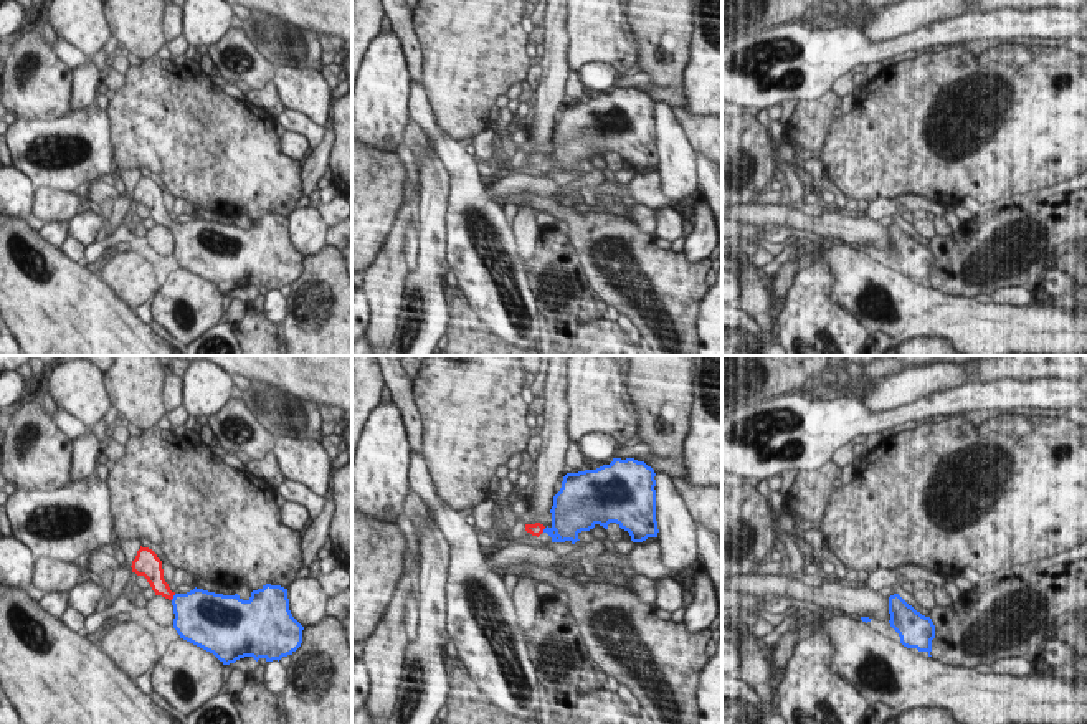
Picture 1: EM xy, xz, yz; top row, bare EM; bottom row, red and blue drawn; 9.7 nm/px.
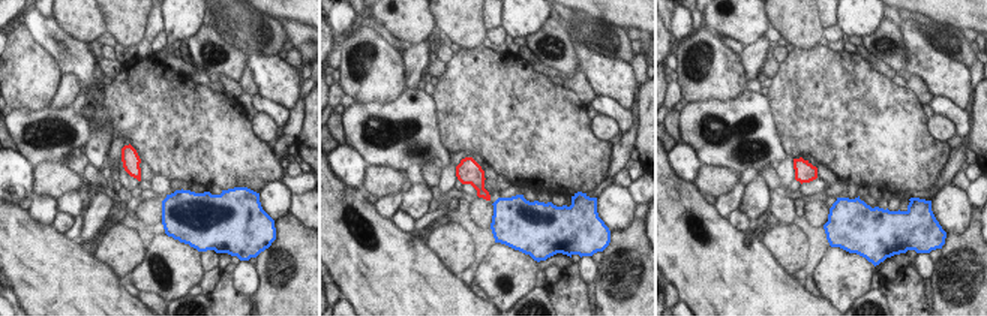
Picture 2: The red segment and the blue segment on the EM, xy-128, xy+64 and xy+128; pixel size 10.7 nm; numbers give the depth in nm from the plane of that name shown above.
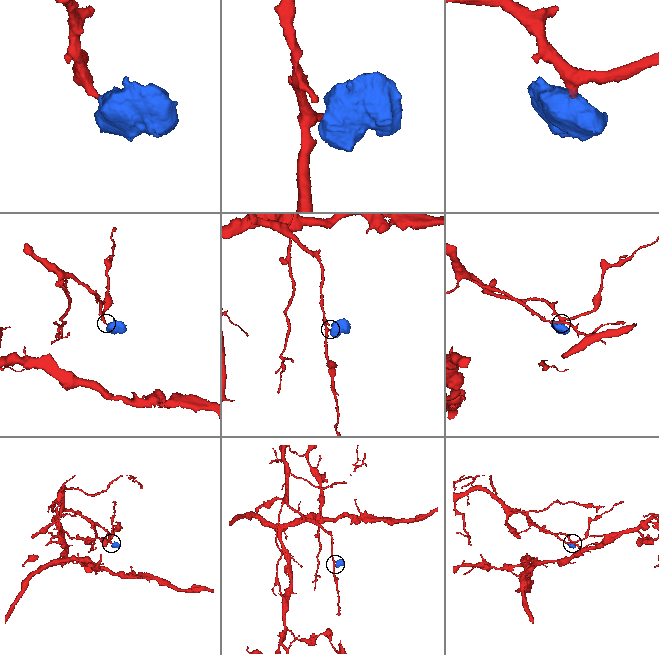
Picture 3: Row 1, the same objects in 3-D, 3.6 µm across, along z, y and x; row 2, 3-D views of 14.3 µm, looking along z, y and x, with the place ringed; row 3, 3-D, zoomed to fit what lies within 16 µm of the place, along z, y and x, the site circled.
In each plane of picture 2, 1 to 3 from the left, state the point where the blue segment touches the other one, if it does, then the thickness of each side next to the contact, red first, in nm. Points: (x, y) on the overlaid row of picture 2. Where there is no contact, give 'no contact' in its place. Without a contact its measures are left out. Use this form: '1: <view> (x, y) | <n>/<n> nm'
1: no contact
2: no contact
3: no contact

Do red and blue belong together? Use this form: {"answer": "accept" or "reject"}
{"answer": "accept"}

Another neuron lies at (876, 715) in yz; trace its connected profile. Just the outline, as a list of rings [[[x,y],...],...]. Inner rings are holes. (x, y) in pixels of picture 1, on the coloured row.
[[[884,703],[869,705],[857,726],[884,726],[899,714]]]

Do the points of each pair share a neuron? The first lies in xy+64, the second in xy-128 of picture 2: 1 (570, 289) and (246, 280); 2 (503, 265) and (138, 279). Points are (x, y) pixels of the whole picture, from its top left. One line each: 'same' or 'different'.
1: different
2: same

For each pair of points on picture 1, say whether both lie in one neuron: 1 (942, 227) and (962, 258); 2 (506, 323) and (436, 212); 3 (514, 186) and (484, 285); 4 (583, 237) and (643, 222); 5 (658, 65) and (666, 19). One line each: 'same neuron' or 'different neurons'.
1: different neurons
2: different neurons
3: different neurons
4: different neurons
5: same neuron

